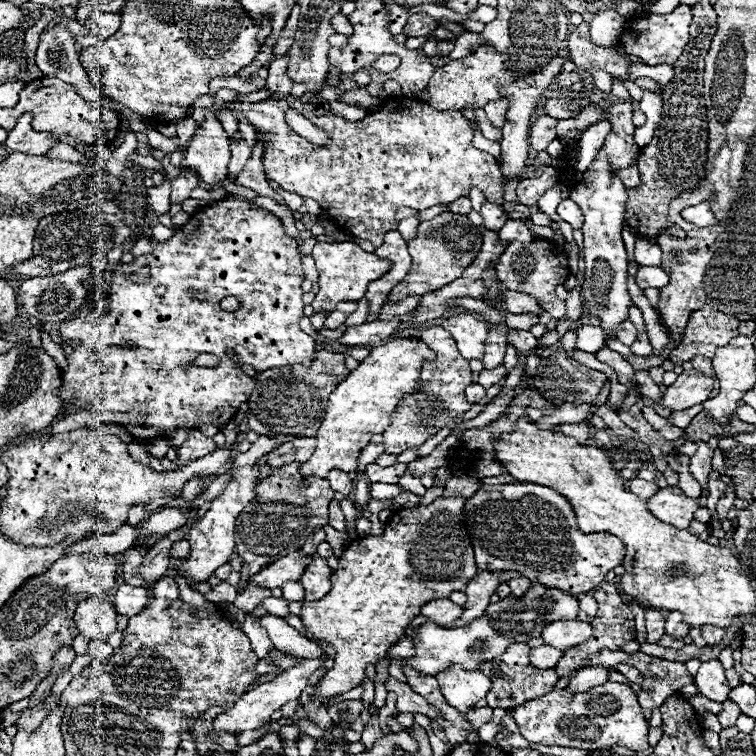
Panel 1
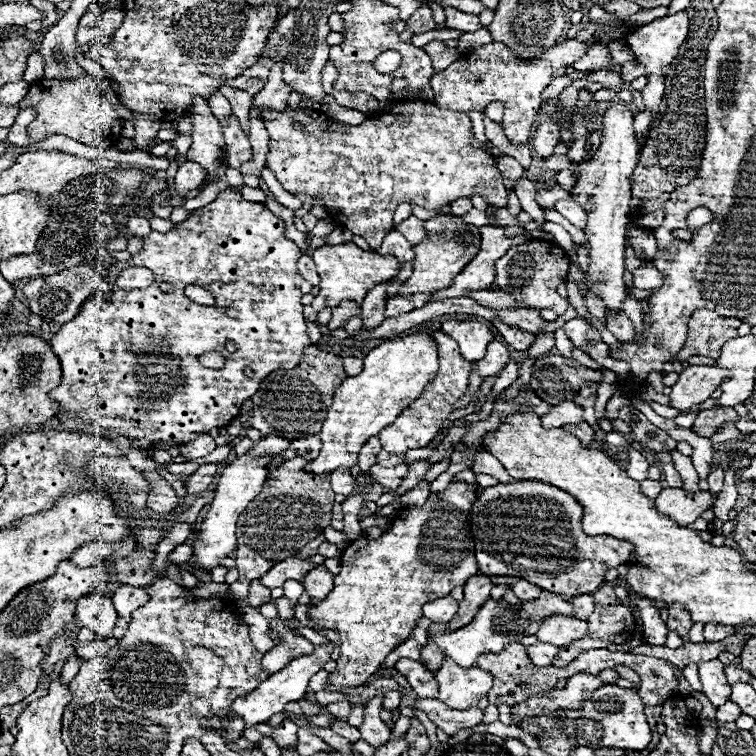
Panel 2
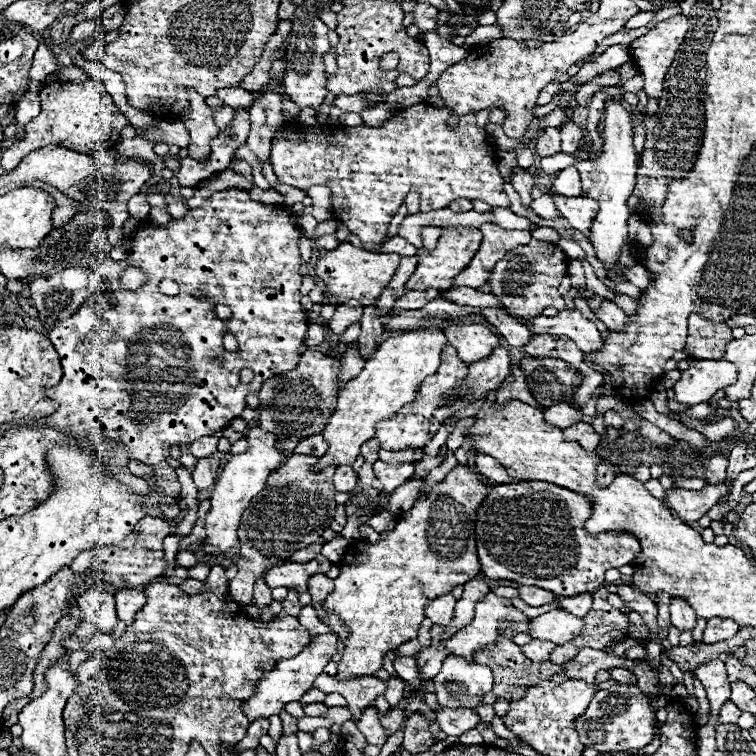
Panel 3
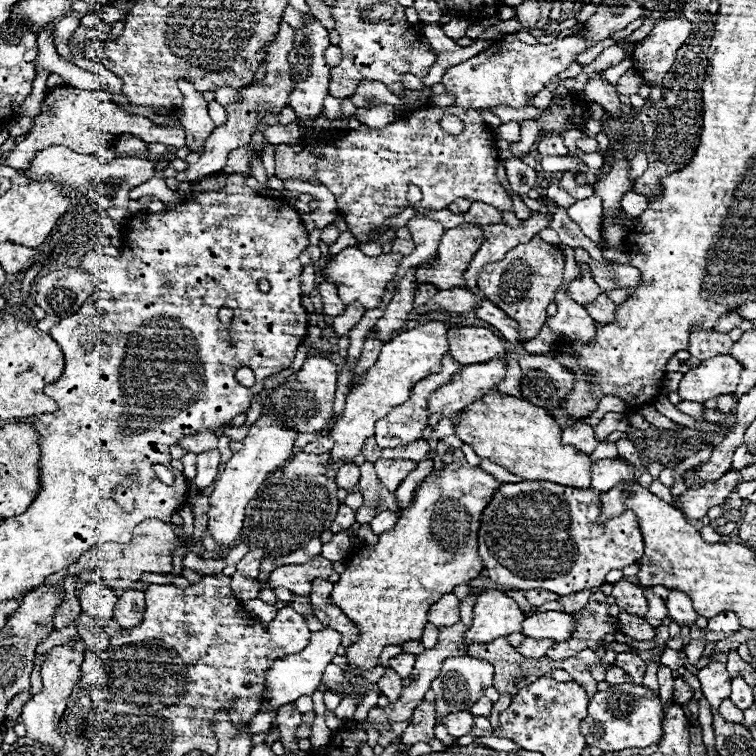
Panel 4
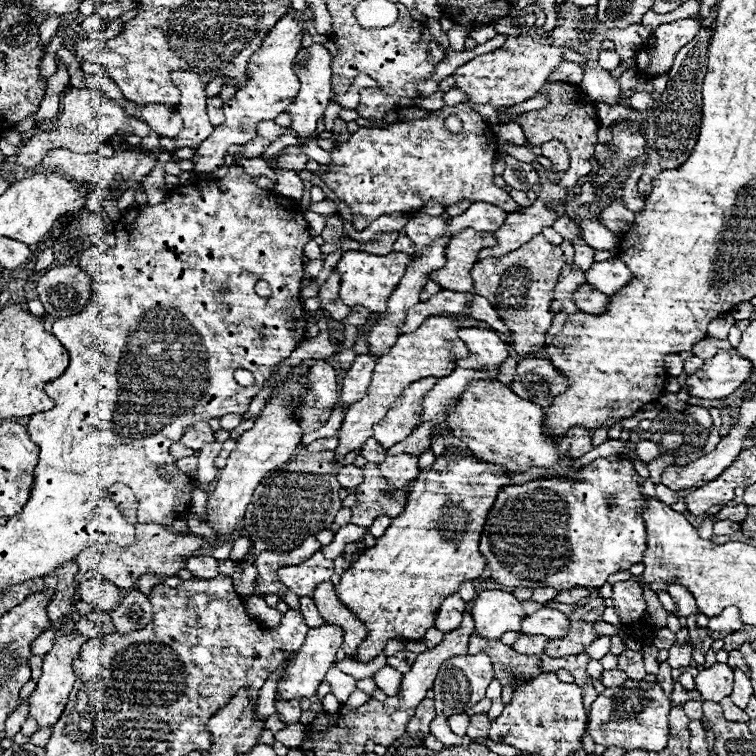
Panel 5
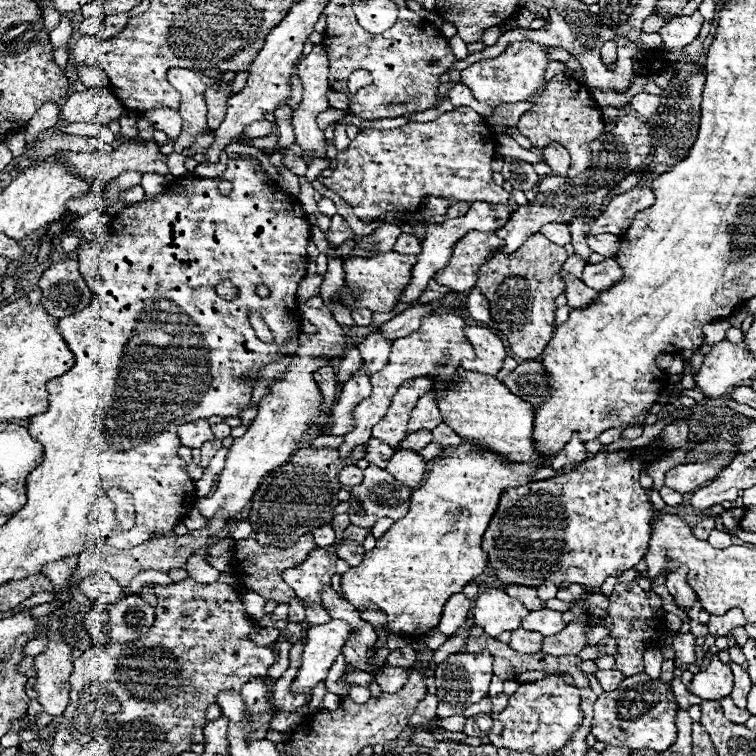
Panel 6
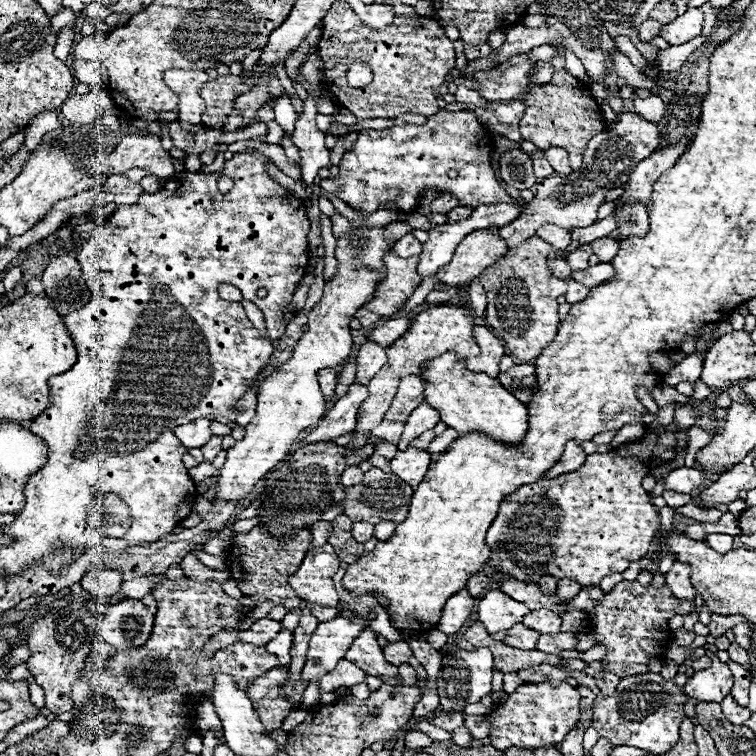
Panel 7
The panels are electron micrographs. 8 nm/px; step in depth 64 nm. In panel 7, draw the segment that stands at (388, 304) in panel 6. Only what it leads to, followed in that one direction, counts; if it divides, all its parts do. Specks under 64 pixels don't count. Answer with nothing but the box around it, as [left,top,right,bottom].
[364,252,422,316]

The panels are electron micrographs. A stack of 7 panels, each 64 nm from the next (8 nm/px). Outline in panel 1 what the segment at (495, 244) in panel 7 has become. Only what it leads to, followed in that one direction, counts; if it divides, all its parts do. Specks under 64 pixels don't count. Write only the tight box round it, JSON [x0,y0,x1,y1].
[388,212,482,302]

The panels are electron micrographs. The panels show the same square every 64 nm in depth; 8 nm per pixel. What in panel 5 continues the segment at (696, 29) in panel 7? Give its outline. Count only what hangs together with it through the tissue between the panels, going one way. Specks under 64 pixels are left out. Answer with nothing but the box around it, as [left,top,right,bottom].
[636,18,700,78]

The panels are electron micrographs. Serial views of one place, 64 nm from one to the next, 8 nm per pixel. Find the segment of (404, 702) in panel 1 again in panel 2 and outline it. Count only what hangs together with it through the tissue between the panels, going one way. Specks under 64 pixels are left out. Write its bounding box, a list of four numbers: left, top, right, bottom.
[342,678,484,734]

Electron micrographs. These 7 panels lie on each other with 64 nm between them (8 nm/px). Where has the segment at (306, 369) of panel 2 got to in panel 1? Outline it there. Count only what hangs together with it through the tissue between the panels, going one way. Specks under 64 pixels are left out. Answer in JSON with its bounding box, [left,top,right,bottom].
[248,350,348,442]

